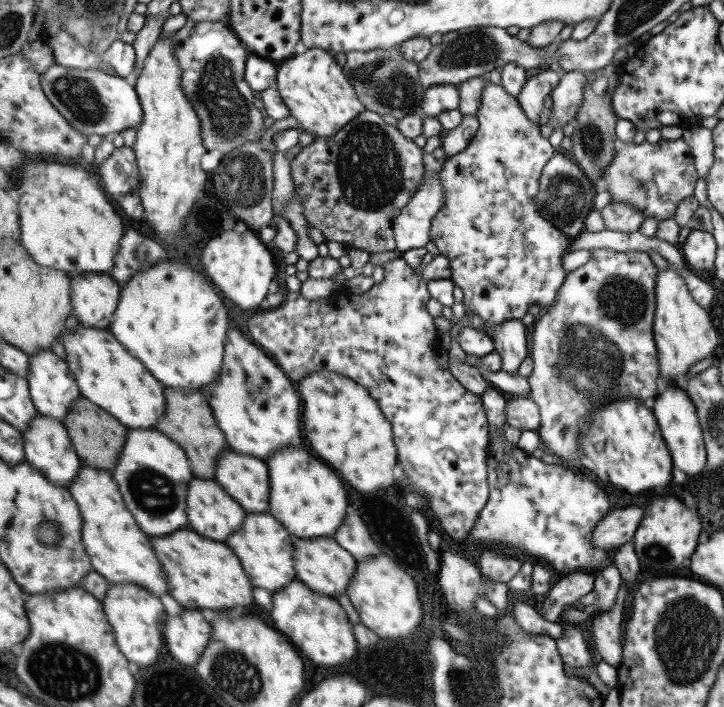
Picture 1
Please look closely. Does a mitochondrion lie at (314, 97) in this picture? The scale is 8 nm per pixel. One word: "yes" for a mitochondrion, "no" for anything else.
no

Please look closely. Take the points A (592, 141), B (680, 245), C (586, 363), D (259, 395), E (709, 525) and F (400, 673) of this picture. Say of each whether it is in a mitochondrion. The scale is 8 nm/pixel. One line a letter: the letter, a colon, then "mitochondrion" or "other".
A: mitochondrion
B: other
C: mitochondrion
D: mitochondrion
E: other
F: other

